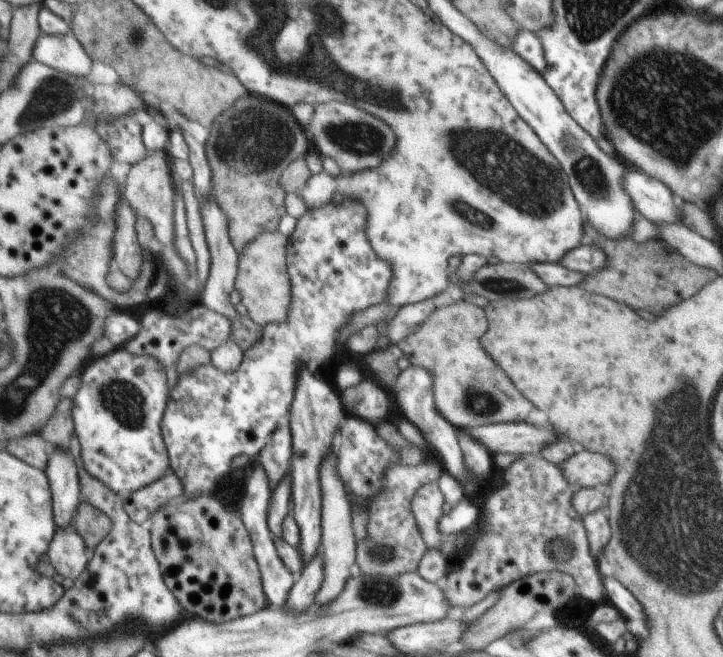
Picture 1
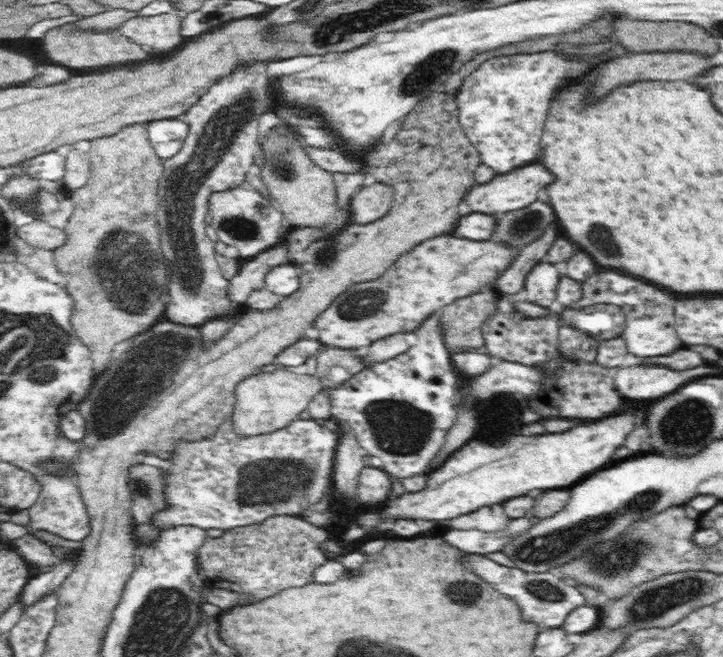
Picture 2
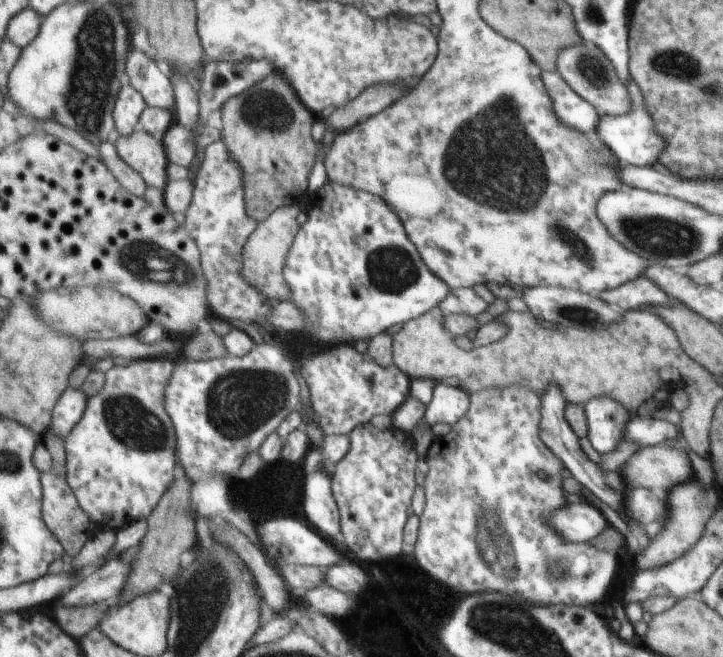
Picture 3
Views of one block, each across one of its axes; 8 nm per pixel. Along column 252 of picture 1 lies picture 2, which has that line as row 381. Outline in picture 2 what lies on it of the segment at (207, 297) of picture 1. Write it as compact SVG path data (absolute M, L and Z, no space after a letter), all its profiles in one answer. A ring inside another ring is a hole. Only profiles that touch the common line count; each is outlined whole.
M327 348L326 351L316 354L316 375L324 389L338 388L351 376L364 369L362 363L363 351L357 349Z

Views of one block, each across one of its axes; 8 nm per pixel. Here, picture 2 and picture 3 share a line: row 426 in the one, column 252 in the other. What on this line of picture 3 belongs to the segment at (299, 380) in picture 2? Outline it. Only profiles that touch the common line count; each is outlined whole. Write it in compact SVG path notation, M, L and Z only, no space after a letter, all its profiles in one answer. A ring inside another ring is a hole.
M300 204L280 206L264 222L258 223L258 228L251 234L243 249L243 277L254 287L267 294L268 298L277 298L278 302L291 298L291 288L283 277L283 268L290 247L299 231L296 216L300 214Z

